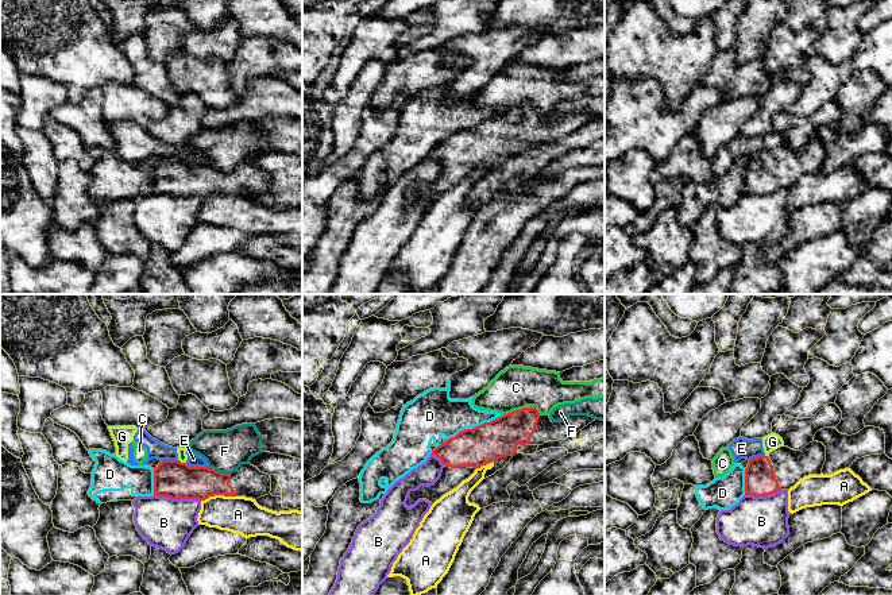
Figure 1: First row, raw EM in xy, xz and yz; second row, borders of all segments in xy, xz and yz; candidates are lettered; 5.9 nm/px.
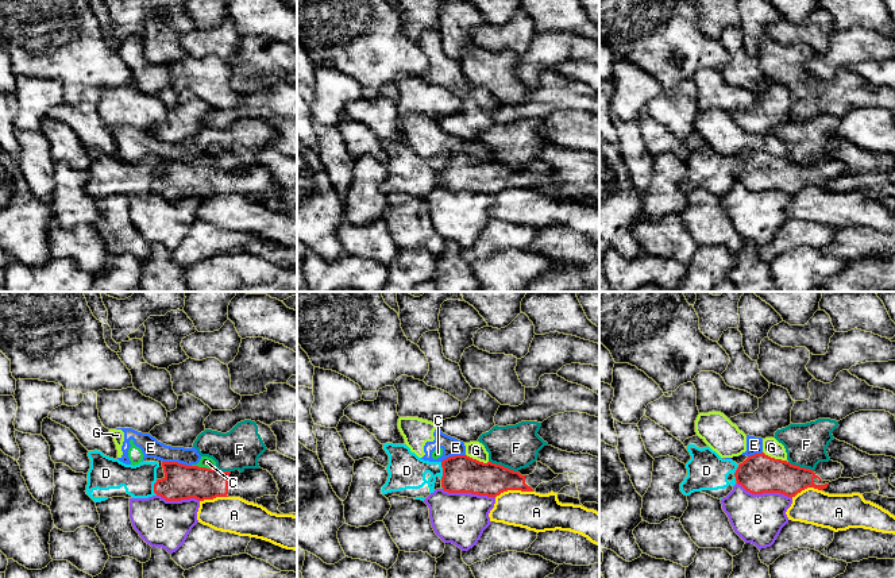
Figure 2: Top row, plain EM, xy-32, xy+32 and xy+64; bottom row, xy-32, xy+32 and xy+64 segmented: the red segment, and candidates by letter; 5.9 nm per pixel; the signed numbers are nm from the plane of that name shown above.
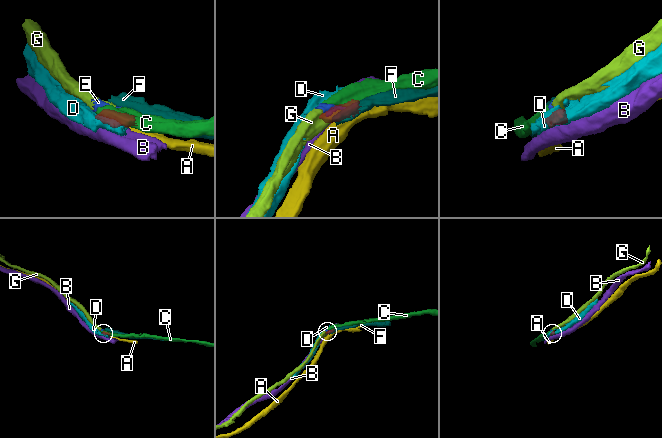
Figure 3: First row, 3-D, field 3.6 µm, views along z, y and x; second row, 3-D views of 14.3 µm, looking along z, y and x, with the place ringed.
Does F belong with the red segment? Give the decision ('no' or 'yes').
no

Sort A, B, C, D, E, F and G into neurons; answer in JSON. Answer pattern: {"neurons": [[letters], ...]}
{"neurons": [["A"], ["B"], ["C", "E", "G"], ["D"], ["F"]]}

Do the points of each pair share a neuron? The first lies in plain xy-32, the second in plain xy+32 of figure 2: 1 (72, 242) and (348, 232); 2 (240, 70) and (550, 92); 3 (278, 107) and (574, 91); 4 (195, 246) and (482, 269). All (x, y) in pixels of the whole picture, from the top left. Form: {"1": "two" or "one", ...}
{"1": "one", "2": "two", "3": "one", "4": "two"}

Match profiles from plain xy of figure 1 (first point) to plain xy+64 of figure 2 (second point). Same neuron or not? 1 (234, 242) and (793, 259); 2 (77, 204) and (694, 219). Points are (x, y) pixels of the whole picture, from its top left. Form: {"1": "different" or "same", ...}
{"1": "different", "2": "different"}

